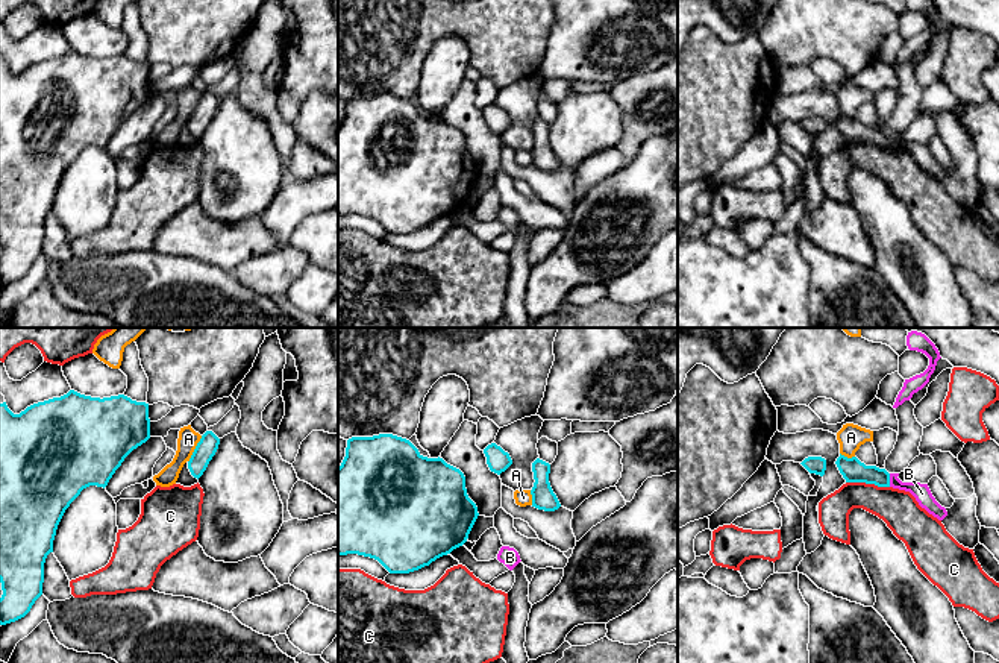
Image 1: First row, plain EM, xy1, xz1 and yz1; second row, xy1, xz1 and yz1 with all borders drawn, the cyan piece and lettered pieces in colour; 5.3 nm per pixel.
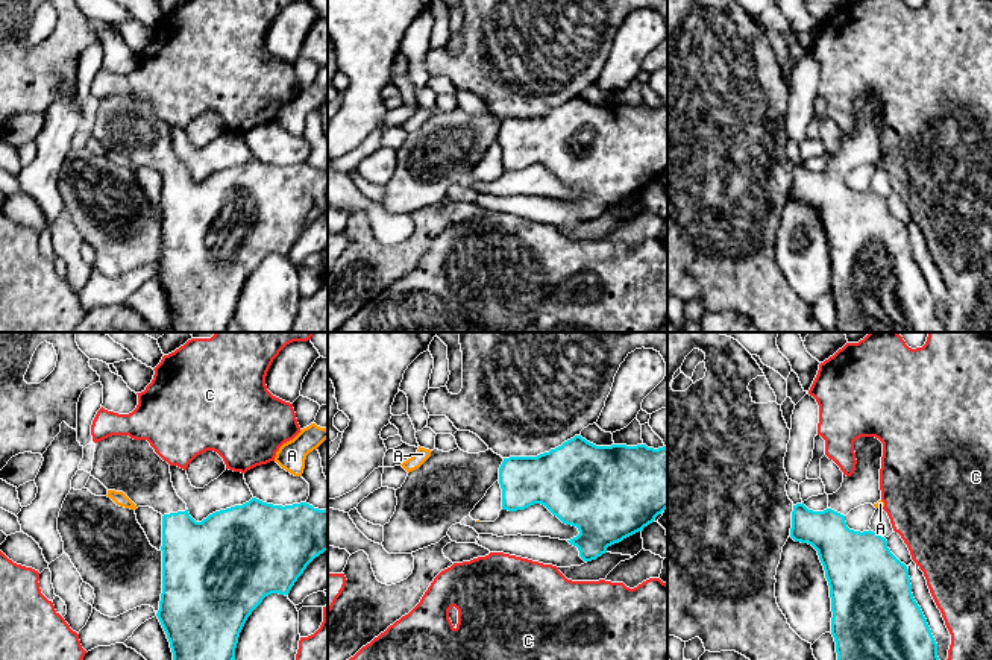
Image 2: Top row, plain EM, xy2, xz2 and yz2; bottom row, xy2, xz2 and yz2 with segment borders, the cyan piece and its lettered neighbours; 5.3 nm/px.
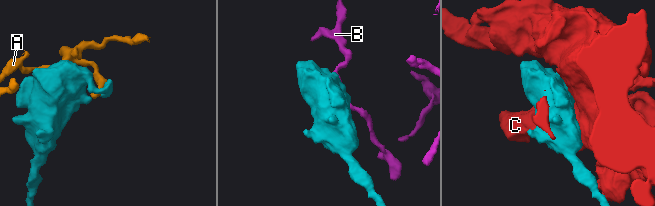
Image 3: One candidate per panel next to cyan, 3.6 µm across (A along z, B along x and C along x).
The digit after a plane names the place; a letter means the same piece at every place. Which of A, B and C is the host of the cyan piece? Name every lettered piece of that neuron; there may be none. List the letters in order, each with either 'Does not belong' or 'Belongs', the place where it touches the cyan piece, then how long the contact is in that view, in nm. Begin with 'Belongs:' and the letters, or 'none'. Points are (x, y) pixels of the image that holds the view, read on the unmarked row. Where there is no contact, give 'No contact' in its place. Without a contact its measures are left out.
Belongs: none
A: Does not belong. Touches cyan at xy1 (194, 109). Shared border 160 nm
B: Does not belong. Touches cyan at yz1 (889, 140). Shared border 70 nm
C: Does not belong. Touches cyan at yz1 (867, 143). Shared border 240 nm

